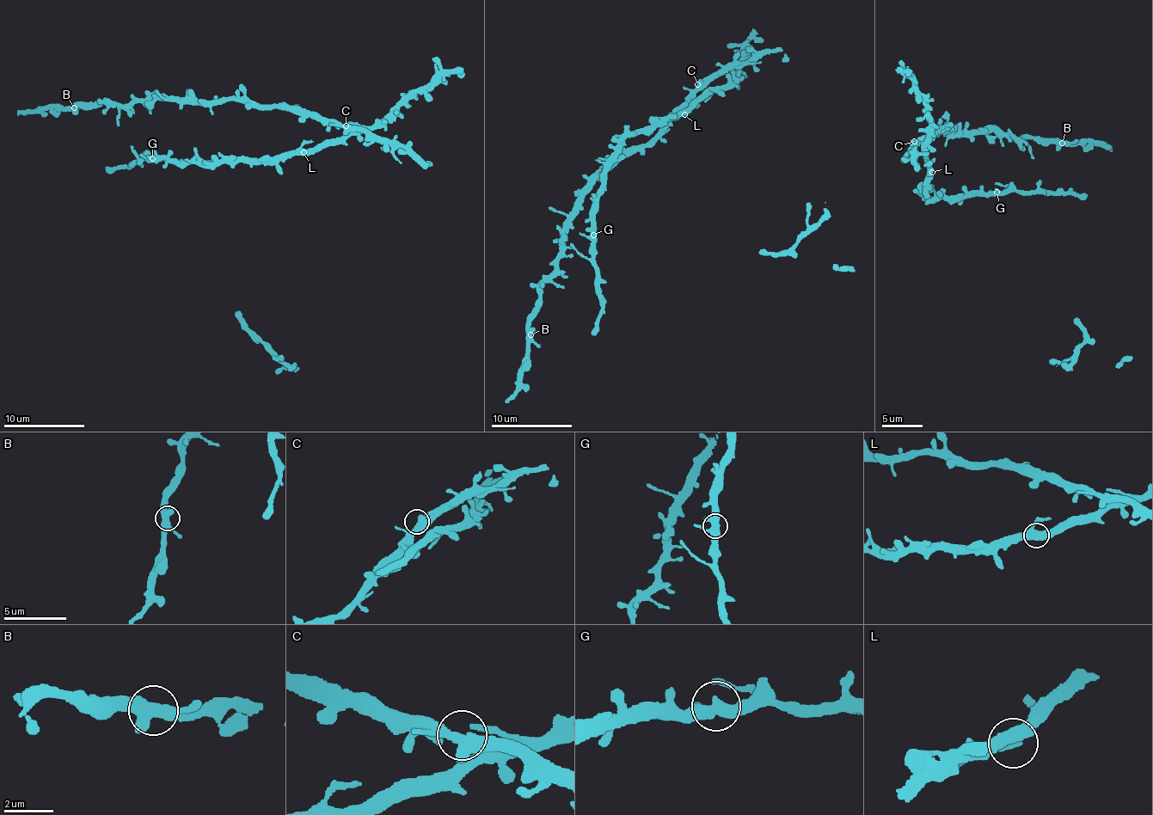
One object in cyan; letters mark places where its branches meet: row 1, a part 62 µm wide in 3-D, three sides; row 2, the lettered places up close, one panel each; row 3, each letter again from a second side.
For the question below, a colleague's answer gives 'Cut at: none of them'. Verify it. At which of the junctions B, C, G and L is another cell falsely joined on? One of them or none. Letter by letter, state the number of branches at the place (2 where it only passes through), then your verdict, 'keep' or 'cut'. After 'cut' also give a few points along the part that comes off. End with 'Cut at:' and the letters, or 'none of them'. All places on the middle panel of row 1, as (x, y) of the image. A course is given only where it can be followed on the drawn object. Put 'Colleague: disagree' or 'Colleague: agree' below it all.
B: 3 | keep
C: 3 | keep
G: 3 | keep
L: 3 | keep
Cut at: none of them
Colleague: agree

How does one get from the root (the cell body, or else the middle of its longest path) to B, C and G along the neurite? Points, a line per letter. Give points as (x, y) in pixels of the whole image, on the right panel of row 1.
B: (930, 178), (933, 171), (919, 145), (947, 127), (961, 135), (985, 132), (1062, 143)
C: (930, 178), (933, 171), (922, 147), (914, 141)
G: (930, 178), (924, 180), (926, 187), (922, 190), (929, 197), (963, 198), (964, 194), (996, 192)

